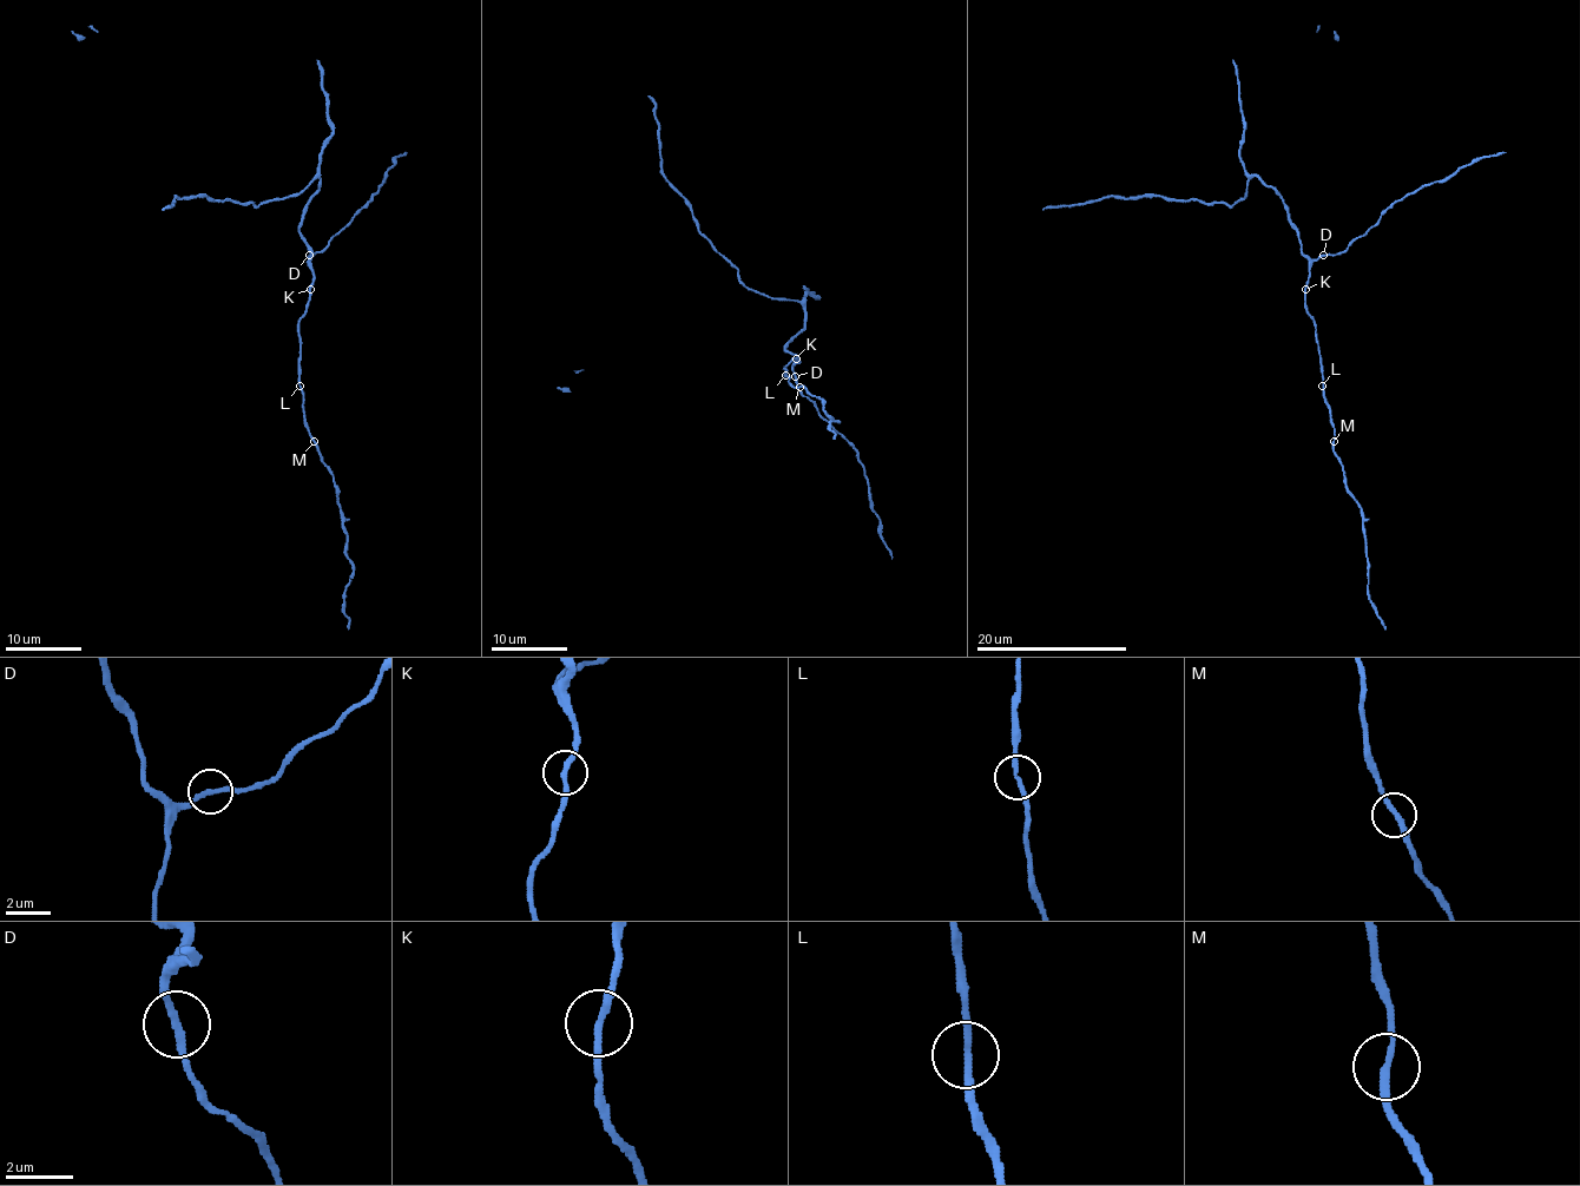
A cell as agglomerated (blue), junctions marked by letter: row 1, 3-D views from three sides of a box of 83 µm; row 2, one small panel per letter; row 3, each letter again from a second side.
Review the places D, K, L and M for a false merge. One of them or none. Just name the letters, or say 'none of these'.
none of these

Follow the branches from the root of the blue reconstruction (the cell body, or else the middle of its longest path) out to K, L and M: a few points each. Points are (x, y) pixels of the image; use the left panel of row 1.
K: (301, 226), (301, 237), (311, 261), (314, 283), (310, 289)
L: (301, 226), (301, 237), (310, 252), (314, 274), (310, 302), (298, 322), (301, 384)
M: (301, 226), (301, 237), (310, 252), (314, 274), (310, 302), (298, 322), (304, 422), (314, 441)

